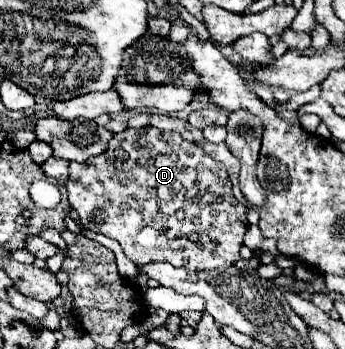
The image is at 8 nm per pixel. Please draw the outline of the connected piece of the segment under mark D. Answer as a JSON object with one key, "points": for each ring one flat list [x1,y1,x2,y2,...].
{"points":[[151,126,141,130,127,128,113,136,105,154,93,156,83,164,69,164,65,186,81,226,117,240,137,266,155,260,187,270,211,270,227,268,239,260,239,248,247,230,247,208,233,196,225,166,175,132,161,132]]}

